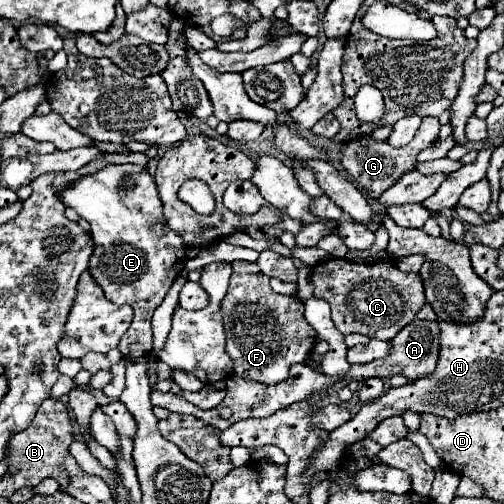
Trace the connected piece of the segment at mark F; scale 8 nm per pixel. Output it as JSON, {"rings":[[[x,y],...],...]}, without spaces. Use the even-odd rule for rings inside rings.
{"rings":[[[231,262],[233,274],[229,292],[221,304],[227,334],[227,352],[233,360],[233,374],[261,384],[279,384],[289,378],[289,366],[305,362],[317,342],[315,328],[303,316],[303,302],[271,290],[269,278],[255,262]]]}

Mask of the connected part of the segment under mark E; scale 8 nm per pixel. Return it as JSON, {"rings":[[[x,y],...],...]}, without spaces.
{"rings":[[[109,164],[95,174],[77,178],[73,184],[61,188],[57,196],[91,226],[89,234],[95,246],[89,272],[103,288],[105,298],[115,304],[129,304],[135,312],[133,324],[119,342],[121,354],[125,358],[149,354],[151,316],[163,302],[173,280],[185,270],[187,246],[183,238],[165,224],[163,204],[147,166]]]}

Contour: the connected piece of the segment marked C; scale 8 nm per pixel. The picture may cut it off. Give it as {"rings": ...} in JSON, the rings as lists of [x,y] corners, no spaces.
{"rings":[[[331,258],[313,268],[311,280],[315,284],[315,296],[329,302],[331,320],[341,334],[357,332],[369,338],[391,340],[417,316],[425,304],[421,278],[413,272],[401,272],[391,260],[361,264]]]}

